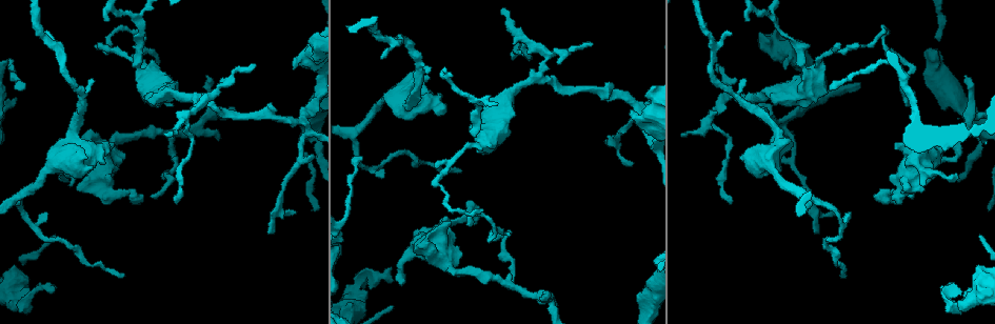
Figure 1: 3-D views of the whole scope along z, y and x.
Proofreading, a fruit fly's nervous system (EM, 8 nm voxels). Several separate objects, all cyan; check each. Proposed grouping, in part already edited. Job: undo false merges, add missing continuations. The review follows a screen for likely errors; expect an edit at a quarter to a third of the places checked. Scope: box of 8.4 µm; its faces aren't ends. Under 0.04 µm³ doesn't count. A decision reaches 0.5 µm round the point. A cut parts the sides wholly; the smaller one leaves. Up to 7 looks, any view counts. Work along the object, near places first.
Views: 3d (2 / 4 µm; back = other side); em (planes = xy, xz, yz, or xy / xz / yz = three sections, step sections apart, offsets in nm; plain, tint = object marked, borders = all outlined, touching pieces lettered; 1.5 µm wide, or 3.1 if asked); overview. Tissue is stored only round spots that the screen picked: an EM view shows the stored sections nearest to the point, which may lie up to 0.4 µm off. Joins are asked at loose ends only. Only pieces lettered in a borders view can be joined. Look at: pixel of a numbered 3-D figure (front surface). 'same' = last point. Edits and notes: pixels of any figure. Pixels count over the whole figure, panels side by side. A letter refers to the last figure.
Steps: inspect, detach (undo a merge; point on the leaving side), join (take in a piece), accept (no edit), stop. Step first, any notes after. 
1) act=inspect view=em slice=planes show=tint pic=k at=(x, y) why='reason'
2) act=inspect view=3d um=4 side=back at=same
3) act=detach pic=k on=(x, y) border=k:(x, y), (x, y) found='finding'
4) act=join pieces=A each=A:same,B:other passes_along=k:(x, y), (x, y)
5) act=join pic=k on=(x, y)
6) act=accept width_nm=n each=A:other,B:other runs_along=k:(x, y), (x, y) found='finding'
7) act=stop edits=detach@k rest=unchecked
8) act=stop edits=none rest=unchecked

act=inspect view=3d um=4 pic=1 at=(509, 233) why='branch stops here'

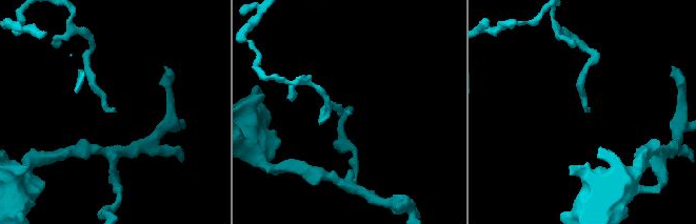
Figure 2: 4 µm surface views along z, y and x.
act=inspect view=em slice=yz step=4 show=tint pic=2 at=(588, 109) why='now the EM'

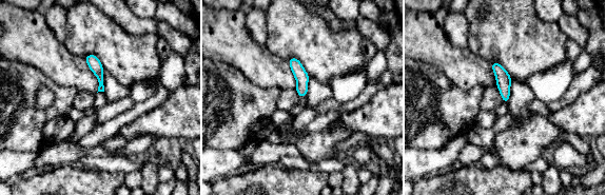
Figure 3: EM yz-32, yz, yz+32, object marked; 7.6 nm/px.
act=inspect view=em slice=planes show=borders at=same

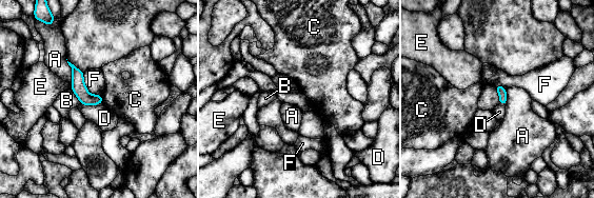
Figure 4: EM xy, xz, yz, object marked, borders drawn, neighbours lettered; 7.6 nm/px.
act=accept width_nm=70 each=A:other,B:other,C:other,D:other,E:other,F:other runs_along=4:(75, 71), (78, 87), (99, 101) found='no lettered piece goes on from it'

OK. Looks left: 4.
act=inspect view=3d um=2 pic=1 at=(439, 115) why='free end'

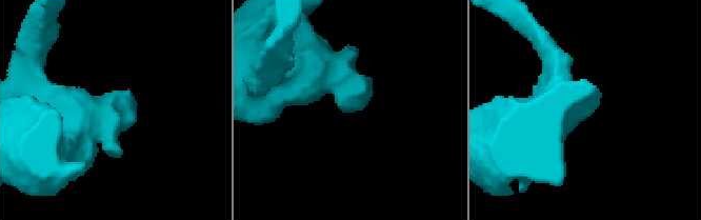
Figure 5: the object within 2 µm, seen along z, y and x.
act=inspect view=em slice=planes show=borders pic=5 at=(358, 108) why='shape alone is not enough'

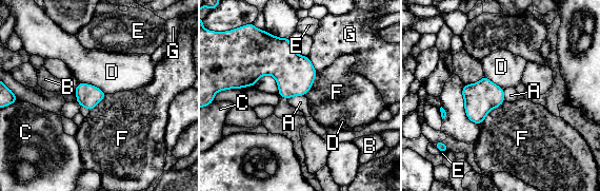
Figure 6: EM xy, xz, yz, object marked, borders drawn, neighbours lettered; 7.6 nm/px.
act=accept longest_contact=F:260nm each=A:other,B:other,C:other,D:other,E:other,F:other,G:other border=6:(304, 94), (286, 98) found='none of them fits'

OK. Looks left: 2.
act=inspect view=3d um=4 pic=1 at=(18, 89) why='thin end'

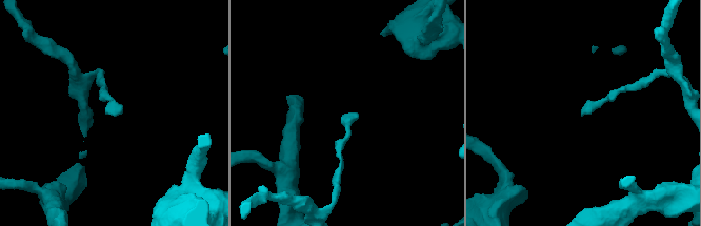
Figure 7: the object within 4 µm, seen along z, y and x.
act=inspect view=em slice=yz step=8 show=borders pic=7 at=(582, 116) why='now the EM'

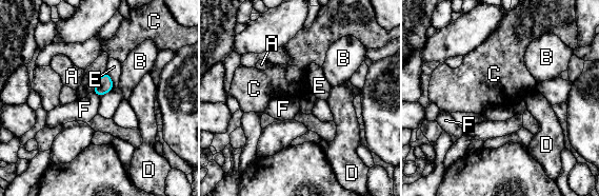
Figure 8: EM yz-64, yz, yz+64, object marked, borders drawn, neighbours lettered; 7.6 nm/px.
act=accept width_nm=120 longest_contact=E:140nm each=A:other,B:other,C:other,D:other,E:other,F:other found='none of them fits'

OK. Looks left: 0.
act=stop edits=none rest=unchecked

